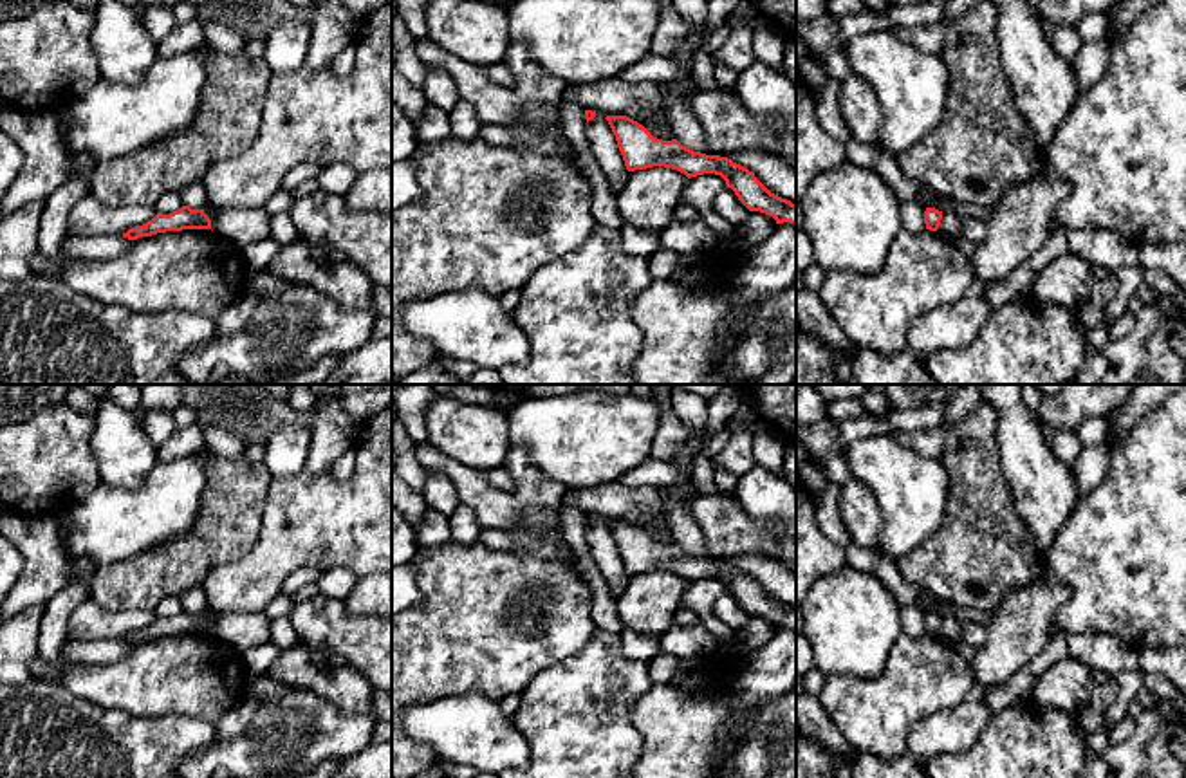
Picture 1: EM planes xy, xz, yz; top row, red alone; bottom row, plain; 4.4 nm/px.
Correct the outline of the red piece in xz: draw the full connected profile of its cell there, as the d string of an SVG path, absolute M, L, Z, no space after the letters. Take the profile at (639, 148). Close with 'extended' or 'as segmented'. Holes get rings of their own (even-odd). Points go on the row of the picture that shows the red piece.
M626 116L605 117L616 135L628 171L664 166L684 173L688 179L715 173L726 181L749 211L760 211L776 224L796 224L796 204L771 193L747 168L727 157L706 155L682 146L677 139L653 137L643 125Z; as segmented

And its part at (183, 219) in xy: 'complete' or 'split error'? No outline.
complete

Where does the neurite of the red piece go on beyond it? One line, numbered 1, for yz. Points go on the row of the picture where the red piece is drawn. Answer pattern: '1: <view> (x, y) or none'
1: none

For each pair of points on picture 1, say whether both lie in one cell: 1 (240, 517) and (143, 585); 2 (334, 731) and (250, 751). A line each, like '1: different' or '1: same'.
1: same
2: same

